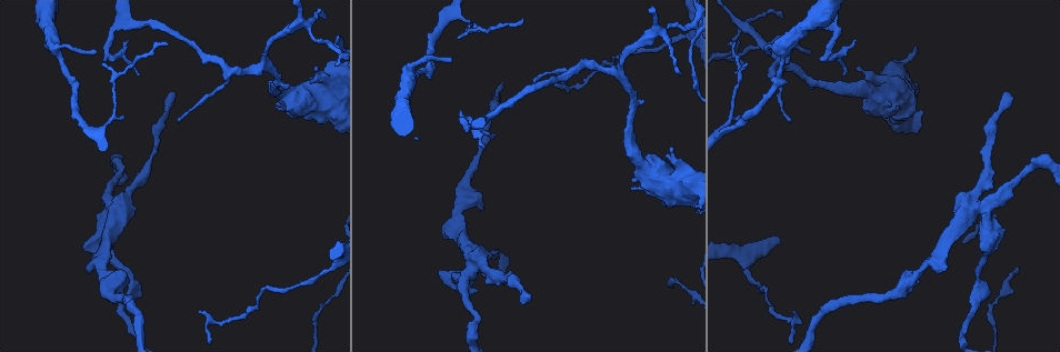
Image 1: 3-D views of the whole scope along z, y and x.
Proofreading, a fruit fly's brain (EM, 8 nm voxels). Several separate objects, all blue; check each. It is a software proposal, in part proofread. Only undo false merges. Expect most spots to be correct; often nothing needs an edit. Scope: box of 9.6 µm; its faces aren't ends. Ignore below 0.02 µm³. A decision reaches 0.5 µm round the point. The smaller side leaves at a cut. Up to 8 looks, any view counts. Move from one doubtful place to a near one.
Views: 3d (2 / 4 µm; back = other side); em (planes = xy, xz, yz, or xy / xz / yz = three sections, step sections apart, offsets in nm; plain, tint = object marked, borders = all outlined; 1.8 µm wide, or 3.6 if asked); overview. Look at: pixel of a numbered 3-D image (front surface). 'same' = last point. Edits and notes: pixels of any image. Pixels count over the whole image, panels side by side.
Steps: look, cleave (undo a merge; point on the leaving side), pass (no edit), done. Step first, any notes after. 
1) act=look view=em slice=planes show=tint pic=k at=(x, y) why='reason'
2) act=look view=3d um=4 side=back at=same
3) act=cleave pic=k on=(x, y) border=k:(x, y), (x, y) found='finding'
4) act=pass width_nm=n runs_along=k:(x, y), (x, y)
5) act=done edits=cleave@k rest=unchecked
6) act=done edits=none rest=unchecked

act=look view=em slice=yz step=4 show=tint pic=1 at=(96, 130) why='three arms meet'

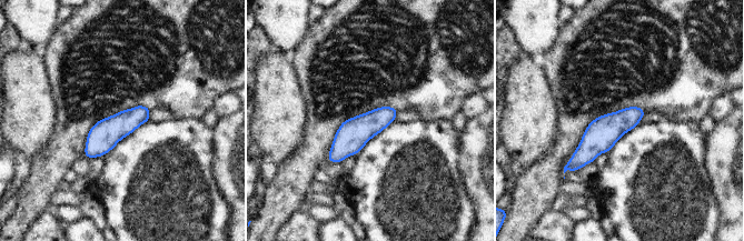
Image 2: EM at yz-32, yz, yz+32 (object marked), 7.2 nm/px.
act=look view=em slice=xy step=8 show=tint at=same why='another direction'

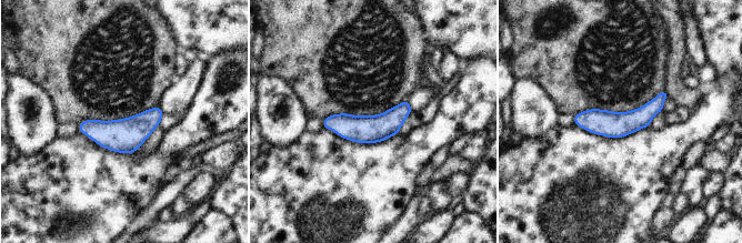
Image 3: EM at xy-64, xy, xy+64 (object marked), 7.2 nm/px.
act=pass width_nm=190 found='one neuron here'

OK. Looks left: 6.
act=look view=em um=3.6 slice=yz step=4 show=tint pic=1 at=(126, 23) why='abrupt turn'

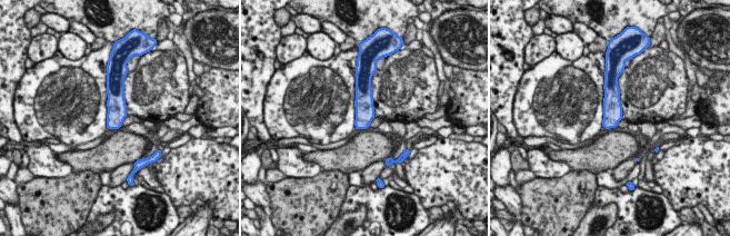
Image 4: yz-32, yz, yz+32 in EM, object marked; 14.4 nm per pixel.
act=look view=em um=3.6 slice=planes show=tint at=same why='cut it another way'

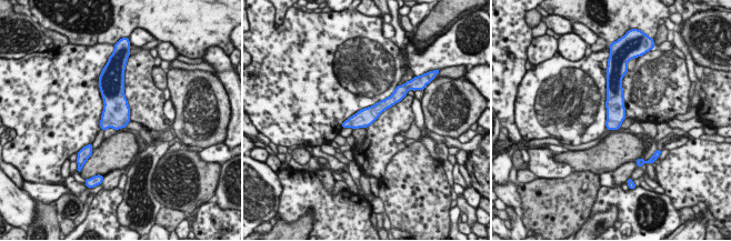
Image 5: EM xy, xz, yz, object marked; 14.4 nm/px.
act=pass runs_along=5:(393, 100), (367, 117), (346, 124) found='continuous, no second neuron'

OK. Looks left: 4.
act=look view=3d um=4 side=back pic=1 at=(883, 81)

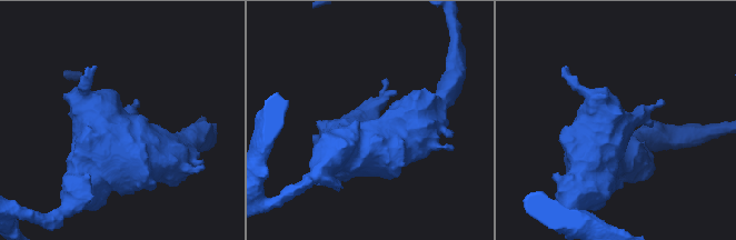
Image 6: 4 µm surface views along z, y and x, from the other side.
act=look view=em um=3.6 slice=xz step=16 show=tint pic=6 at=(621, 126) why='need the tissue'

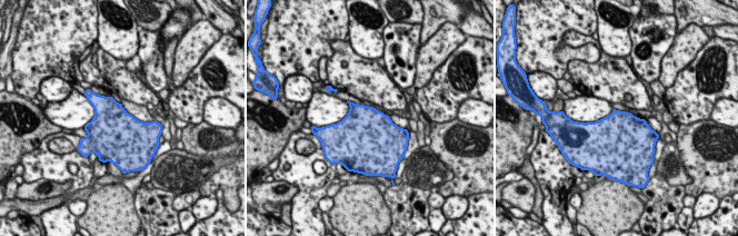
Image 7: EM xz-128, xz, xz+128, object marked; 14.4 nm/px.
act=look view=em um=3.6 slice=xy step=8 show=tint at=same why='another direction'

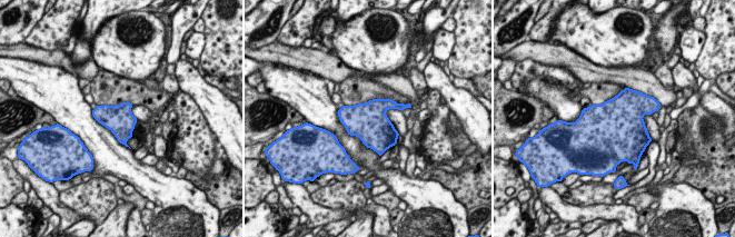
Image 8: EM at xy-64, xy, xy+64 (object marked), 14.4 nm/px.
act=pass found='all the same neuron'

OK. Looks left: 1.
act=look view=em slice=planes show=tint pic=1 at=(978, 286) why='branch point'

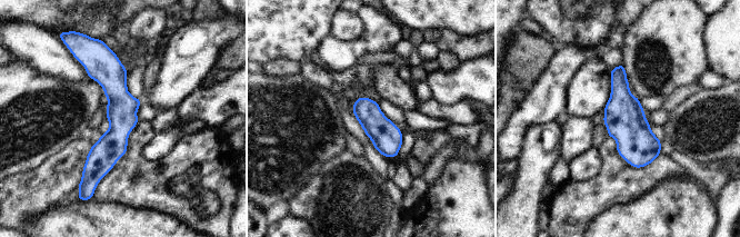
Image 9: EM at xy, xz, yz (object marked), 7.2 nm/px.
act=pass width_nm=200 found='continuous, no second neuron'

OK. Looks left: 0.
act=done edits=none rest=unchecked

